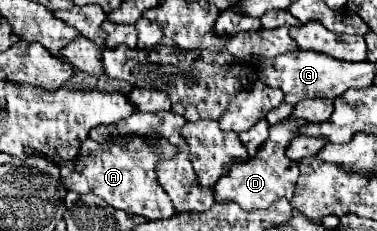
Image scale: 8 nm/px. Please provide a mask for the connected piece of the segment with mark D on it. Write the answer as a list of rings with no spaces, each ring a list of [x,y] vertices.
[[[288,117],[282,123],[272,125],[270,137],[260,147],[260,153],[256,157],[250,157],[248,161],[244,161],[244,165],[232,165],[232,169],[224,177],[220,177],[220,181],[214,185],[214,199],[218,203],[234,201],[244,211],[266,209],[276,199],[282,199],[282,197],[292,199],[292,193],[294,193],[294,187],[298,181],[298,163],[294,159],[286,157],[286,149],[302,125],[306,125],[306,121],[296,119],[296,117]]]

